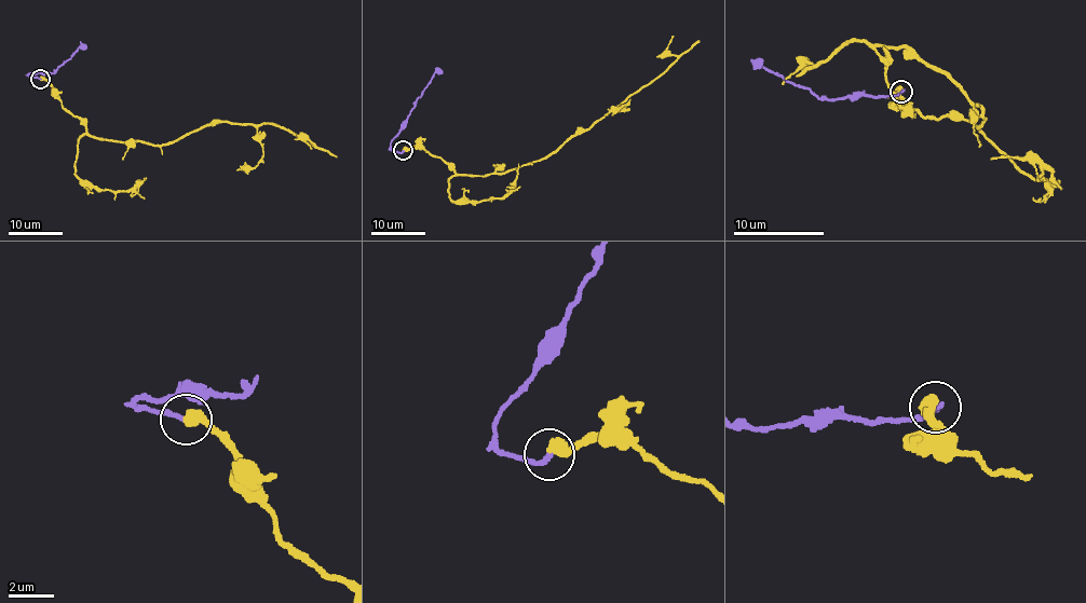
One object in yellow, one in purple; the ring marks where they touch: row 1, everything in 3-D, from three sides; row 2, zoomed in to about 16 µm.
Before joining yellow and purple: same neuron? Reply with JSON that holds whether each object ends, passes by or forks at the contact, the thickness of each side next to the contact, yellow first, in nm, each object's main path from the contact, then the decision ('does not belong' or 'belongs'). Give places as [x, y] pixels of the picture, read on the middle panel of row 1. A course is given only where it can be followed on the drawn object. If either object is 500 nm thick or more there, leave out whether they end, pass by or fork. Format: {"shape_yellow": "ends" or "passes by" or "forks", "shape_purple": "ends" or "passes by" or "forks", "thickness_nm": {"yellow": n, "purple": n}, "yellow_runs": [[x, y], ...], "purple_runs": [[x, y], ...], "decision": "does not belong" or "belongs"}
{"thickness_nm": {"yellow": 550, "purple": 200}, "yellow_runs": [[404, 150], [418, 146], [458, 175], [473, 176], [539, 161], [663, 74], [677, 57], [666, 51], [673, 36]], "purple_runs": [[404, 151], [394, 151], [390, 142], [433, 74], [443, 70]], "decision": "does not belong"}

